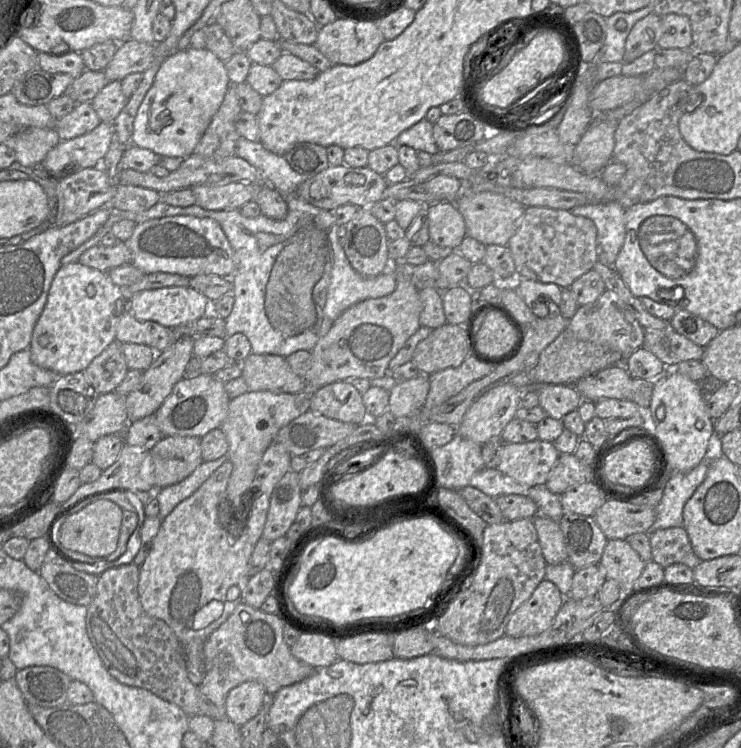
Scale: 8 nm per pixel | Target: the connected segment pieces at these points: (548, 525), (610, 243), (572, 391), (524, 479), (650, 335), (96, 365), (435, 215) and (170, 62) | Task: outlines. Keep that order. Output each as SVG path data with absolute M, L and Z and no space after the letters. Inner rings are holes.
M546 516L532 518L545 562L558 565L567 561L567 550L559 521Z
M597 202L583 206L577 206L568 210L572 215L581 216L592 220L597 229L597 254L599 261L599 251L603 252L607 259L607 267L615 269L616 258L624 244L626 235L625 212L626 208L618 202Z
M531 384L539 398L539 406L547 416L557 420L577 410L584 400L574 385Z
M536 439L500 446L498 470L526 486L545 485L560 453L553 443Z
M668 326L664 330L645 329L643 348L652 352L667 368L673 368L683 361L701 360L705 347Z
M114 340L83 371L88 383L99 394L115 391L129 370L122 344Z
M440 201L426 205L430 241L457 251L467 236L465 221L452 201Z
M207 49L176 50L159 68L134 120L132 145L184 160L193 154L230 86L225 64Z

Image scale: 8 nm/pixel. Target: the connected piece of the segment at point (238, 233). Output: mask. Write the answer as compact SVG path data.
M240 137L236 144L236 151L235 156L240 157L244 160L246 160L248 163L253 165L255 168L257 168L264 180L265 183L268 183L272 187L274 187L285 199L287 206L288 206L288 212L287 216L283 220L275 220L271 219L265 215L260 214L257 217L254 218L247 218L244 217L240 210L223 210L223 211L214 211L214 210L206 210L201 208L198 205L192 205L188 207L180 207L180 206L172 206L168 205L164 202L158 202L157 204L153 205L150 209L143 211L143 212L130 212L130 211L121 211L118 209L112 209L112 212L110 213L110 216L108 220L96 231L96 233L89 238L87 241L85 241L83 244L81 244L79 247L71 251L70 253L66 254L61 259L61 265L65 265L68 263L76 262L78 261L80 255L86 251L87 249L97 245L100 243L101 238L110 231L112 225L116 223L117 221L121 219L128 219L134 221L136 224L145 222L147 220L156 219L156 218L162 218L166 216L176 216L176 215L189 215L189 216L195 216L195 217L208 217L212 218L215 221L219 223L222 230L224 231L225 235L227 236L230 245L232 246L232 249L234 251L235 256L235 264L236 269L234 274L231 276L231 283L232 283L232 294L234 296L234 305L232 308L231 313L227 318L225 318L225 330L226 330L226 337L232 336L235 333L242 333L244 334L250 344L251 344L251 351L254 354L272 354L272 355L279 355L284 358L287 356L293 354L296 351L299 350L305 350L305 351L311 351L313 347L316 345L316 343L324 337L328 331L330 330L331 326L333 325L334 321L349 307L353 306L354 304L357 304L361 301L372 299L372 298L381 298L384 296L390 295L397 287L397 279L392 271L386 270L380 275L374 276L374 277L364 277L357 273L353 267L351 266L349 260L346 257L346 254L344 252L343 246L339 243L338 237L337 237L337 231L338 231L338 225L335 222L335 219L333 215L330 213L329 210L319 208L316 206L313 206L312 204L306 202L305 200L301 199L296 194L297 187L304 182L307 178L312 176L306 176L303 174L300 174L296 172L288 163L284 155L278 155L275 154L269 150L267 150L260 142L252 142L246 138Z

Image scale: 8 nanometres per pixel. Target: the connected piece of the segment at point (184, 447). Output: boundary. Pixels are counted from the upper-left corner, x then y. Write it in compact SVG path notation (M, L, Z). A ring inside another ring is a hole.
M163 436L149 450L156 489L182 481L203 462L200 440L197 436Z

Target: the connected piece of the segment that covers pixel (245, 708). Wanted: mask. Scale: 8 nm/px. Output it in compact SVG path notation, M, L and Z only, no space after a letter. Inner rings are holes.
M244 682L233 688L226 699L226 718L241 727L253 719L267 702L268 695L262 684Z

